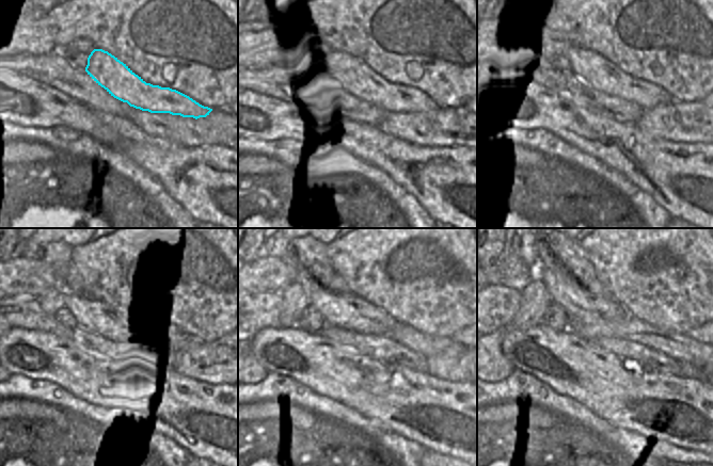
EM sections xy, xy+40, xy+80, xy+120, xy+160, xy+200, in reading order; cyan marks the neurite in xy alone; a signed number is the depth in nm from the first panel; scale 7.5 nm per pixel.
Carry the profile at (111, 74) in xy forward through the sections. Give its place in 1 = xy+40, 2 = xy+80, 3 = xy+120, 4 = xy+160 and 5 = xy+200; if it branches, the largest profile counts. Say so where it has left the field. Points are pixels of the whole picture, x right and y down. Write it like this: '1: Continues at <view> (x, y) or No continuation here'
1: Continues at xy+40 (349, 69)
2: Continues at xy+80 (588, 69)
3: Continues at xy+120 (120, 323)
4: Continues at xy+160 (348, 311)
5: Continues at xy+200 (566, 291).

